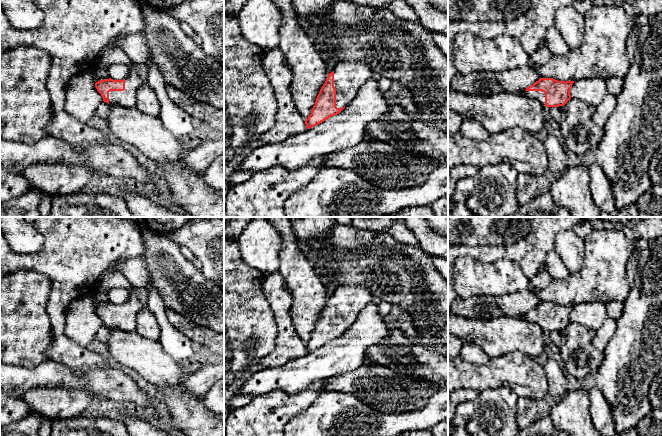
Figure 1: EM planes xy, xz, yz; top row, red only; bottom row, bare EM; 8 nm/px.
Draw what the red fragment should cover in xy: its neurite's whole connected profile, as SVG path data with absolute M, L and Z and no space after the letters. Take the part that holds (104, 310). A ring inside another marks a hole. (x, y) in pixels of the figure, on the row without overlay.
M134 287L134 290L129 292L129 299L126 303L113 304L109 302L100 304L95 307L95 311L104 326L133 332L136 329L138 312L147 308L147 297L147 287Z

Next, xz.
M275 272L264 276L262 290L269 301L278 327L275 349L269 355L259 359L256 363L256 365L263 366L264 368L282 366L294 358L302 357L306 353L310 353L330 341L339 338L354 323L359 312L375 299L368 289L360 285L338 287L335 294L328 298L328 301L316 322L311 338L305 344L298 337L292 323L290 314L292 295L283 275L280 272Z

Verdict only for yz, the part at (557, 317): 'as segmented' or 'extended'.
extended

